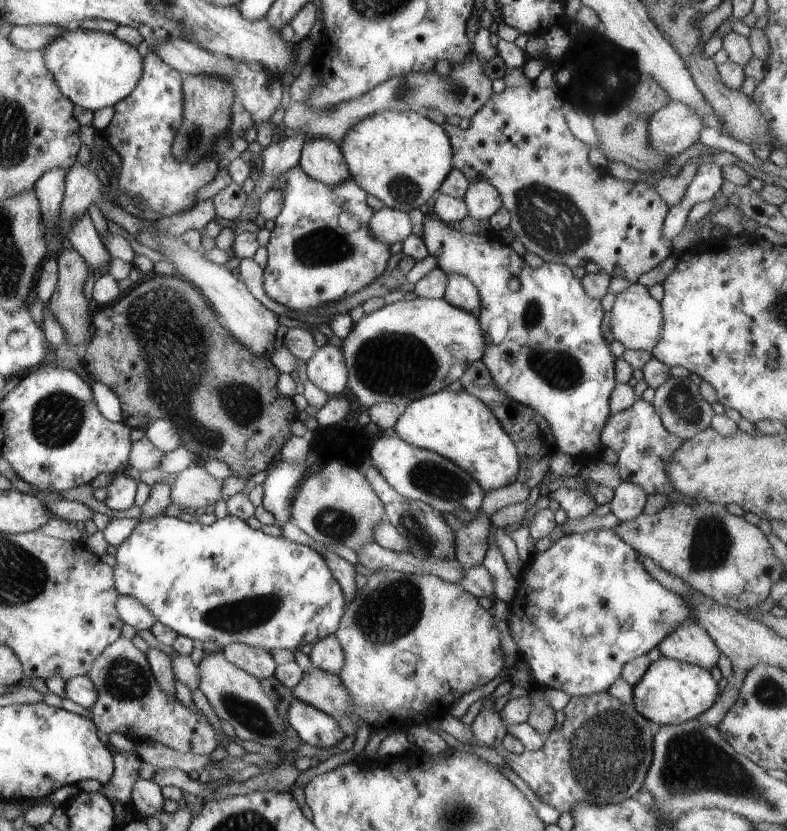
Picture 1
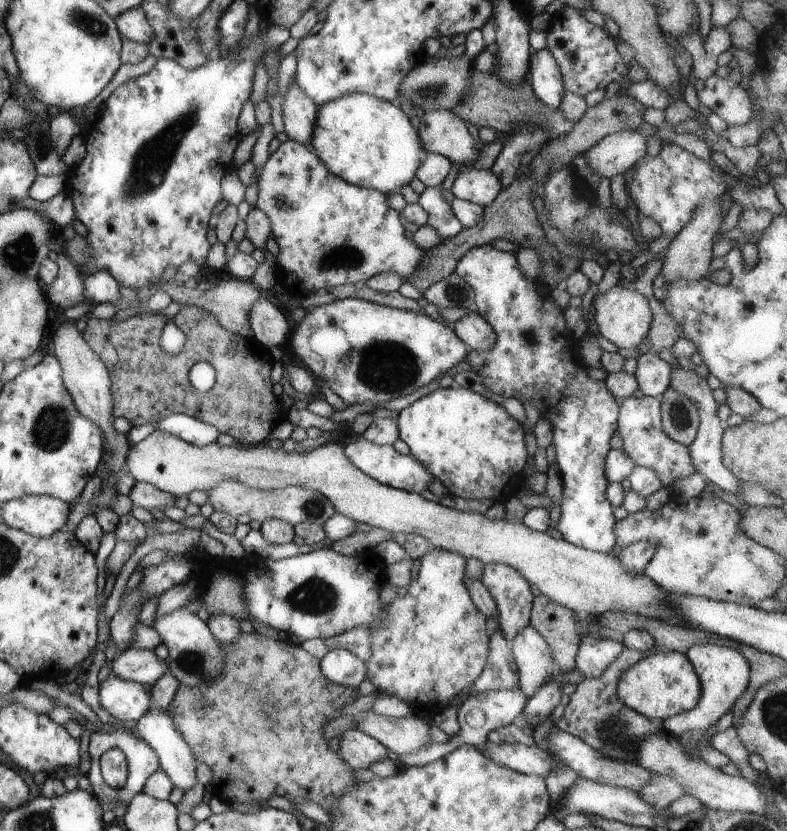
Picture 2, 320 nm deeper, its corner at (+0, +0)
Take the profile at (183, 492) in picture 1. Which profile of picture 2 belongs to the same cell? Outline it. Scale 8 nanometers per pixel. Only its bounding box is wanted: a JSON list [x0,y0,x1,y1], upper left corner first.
[208,479,335,527]

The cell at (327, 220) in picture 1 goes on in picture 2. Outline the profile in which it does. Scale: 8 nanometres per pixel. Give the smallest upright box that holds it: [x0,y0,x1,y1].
[256,139,426,298]

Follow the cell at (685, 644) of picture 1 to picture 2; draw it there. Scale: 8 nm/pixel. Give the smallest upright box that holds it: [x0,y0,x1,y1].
[660,640,750,736]

